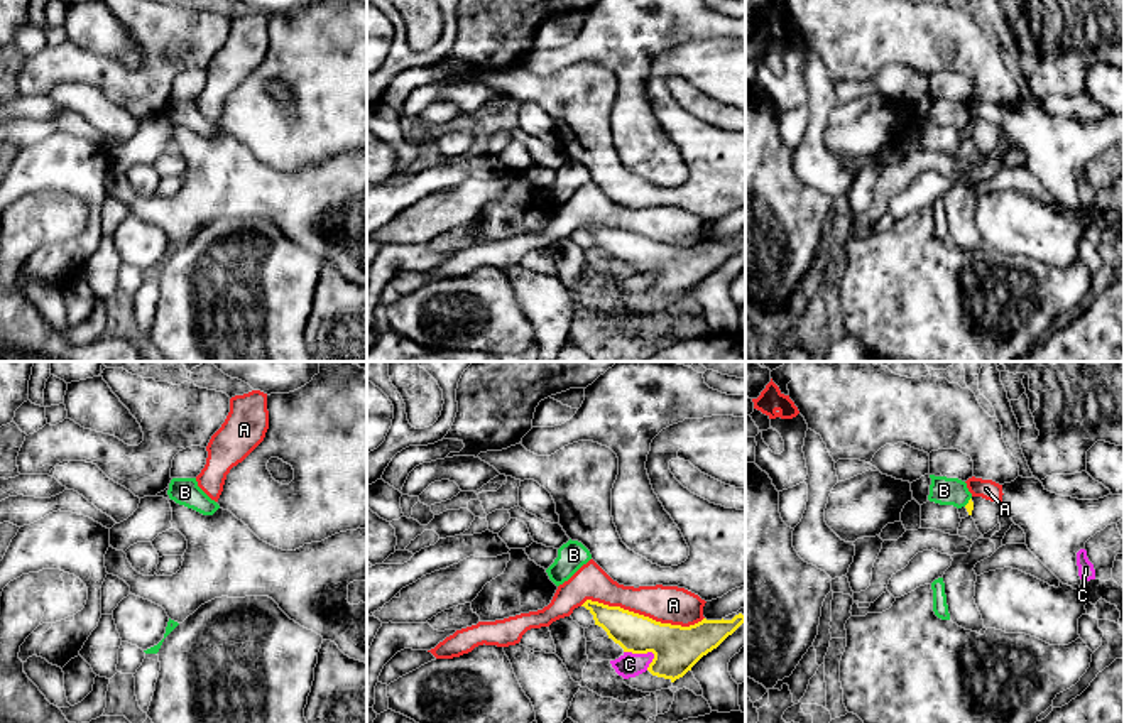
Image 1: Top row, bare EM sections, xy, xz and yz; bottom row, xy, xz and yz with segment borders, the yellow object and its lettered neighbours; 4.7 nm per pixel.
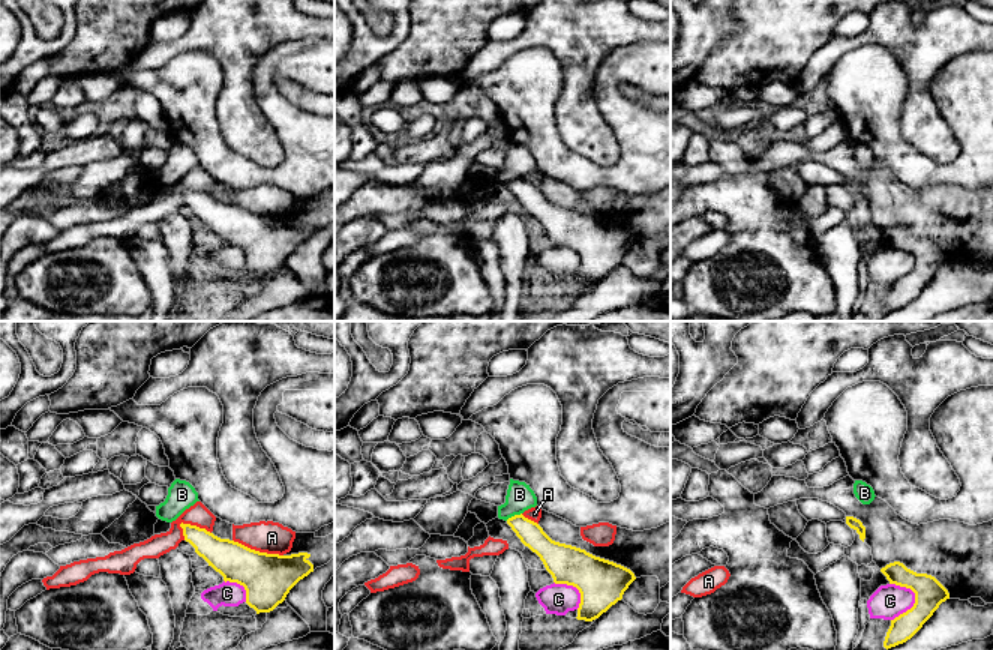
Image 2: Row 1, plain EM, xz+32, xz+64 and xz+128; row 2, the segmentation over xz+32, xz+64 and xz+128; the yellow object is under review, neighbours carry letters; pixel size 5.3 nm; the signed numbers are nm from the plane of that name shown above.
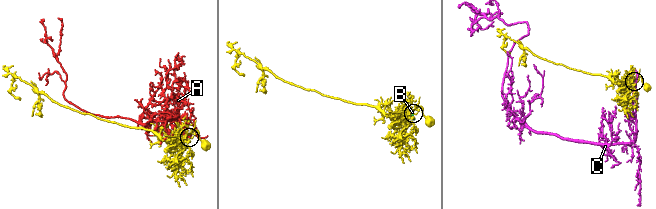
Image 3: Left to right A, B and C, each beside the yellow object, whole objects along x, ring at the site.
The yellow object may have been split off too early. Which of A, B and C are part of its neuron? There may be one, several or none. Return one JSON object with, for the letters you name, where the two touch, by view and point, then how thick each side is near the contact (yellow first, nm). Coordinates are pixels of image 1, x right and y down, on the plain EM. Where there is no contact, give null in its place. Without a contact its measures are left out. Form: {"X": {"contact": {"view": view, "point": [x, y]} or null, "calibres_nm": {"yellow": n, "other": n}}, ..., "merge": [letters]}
{"merge": []}

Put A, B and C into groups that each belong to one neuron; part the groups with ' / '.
A / B / C

